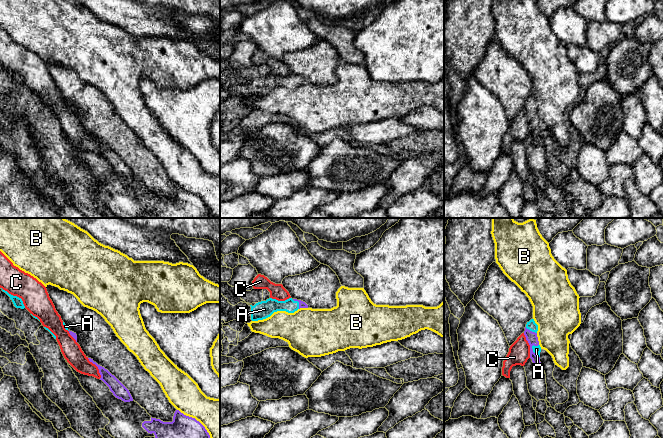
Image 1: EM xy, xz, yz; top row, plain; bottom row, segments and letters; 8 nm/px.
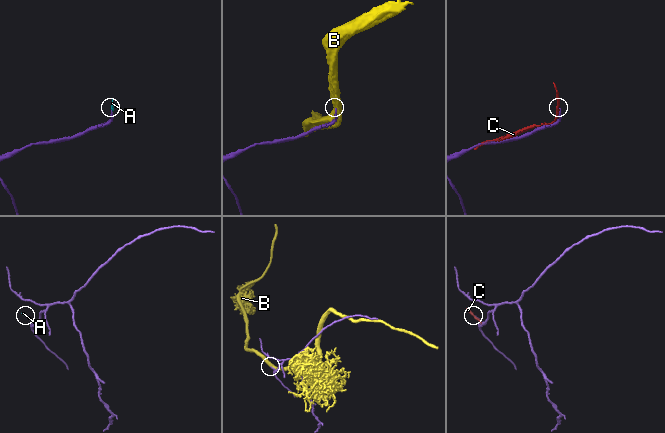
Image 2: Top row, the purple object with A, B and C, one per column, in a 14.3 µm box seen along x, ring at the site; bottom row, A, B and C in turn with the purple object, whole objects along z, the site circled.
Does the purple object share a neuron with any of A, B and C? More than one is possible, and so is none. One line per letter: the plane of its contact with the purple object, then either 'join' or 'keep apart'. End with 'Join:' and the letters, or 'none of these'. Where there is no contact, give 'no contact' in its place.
A: yz | join
B: xy | keep apart
C: yz | keep apart
Join: A

